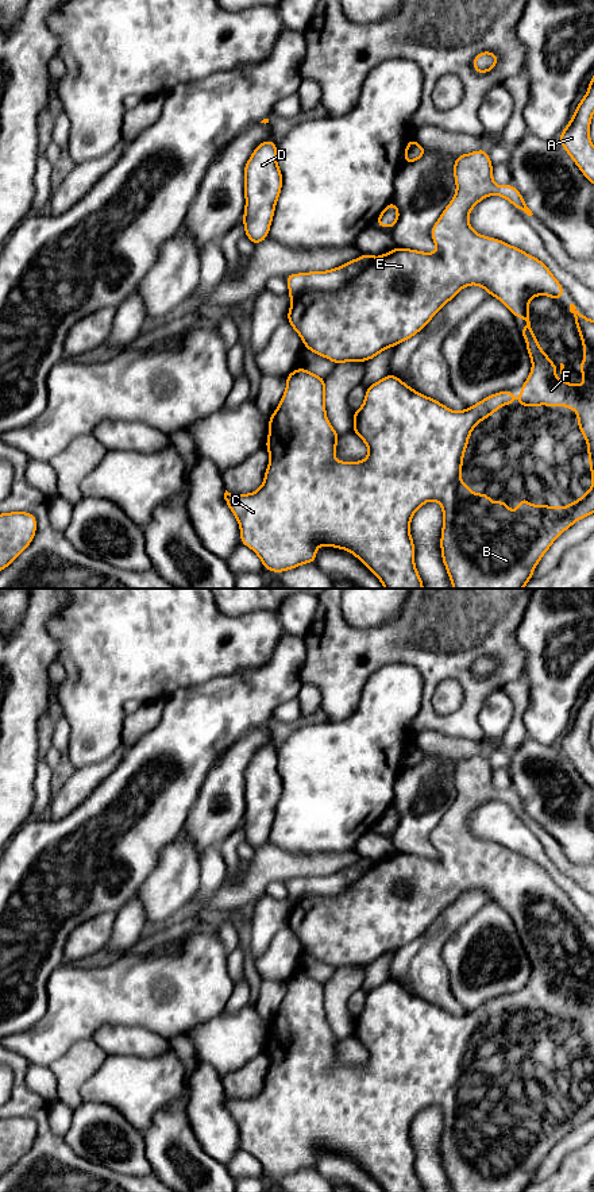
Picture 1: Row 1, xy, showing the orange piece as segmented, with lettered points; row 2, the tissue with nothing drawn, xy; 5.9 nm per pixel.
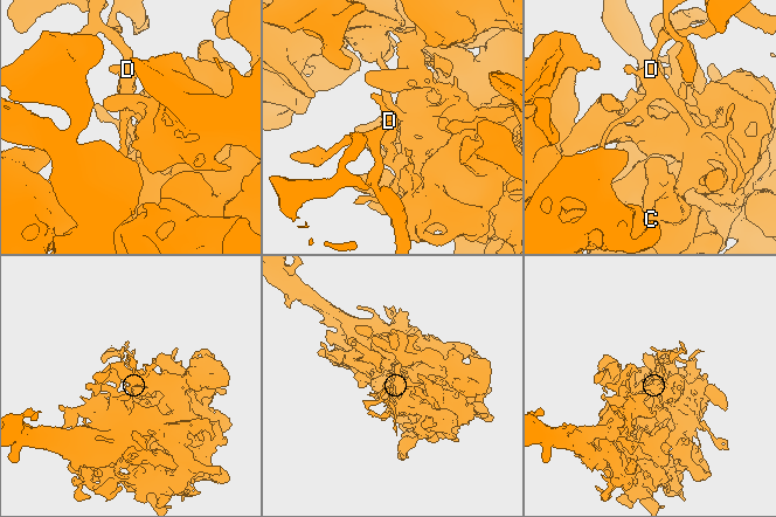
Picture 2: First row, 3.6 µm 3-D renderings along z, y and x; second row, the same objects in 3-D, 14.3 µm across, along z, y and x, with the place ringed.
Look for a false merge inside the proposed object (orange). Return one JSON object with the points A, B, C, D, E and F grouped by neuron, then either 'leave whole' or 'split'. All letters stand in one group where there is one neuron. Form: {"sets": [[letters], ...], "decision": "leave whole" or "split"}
{"sets": [["A", "B", "C", "E", "F"], ["D"]], "decision": "split"}

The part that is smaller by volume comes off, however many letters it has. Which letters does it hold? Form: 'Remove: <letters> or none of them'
Remove: D

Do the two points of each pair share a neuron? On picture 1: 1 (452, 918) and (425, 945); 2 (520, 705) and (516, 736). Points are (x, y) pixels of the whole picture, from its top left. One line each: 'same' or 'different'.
1: same
2: same

